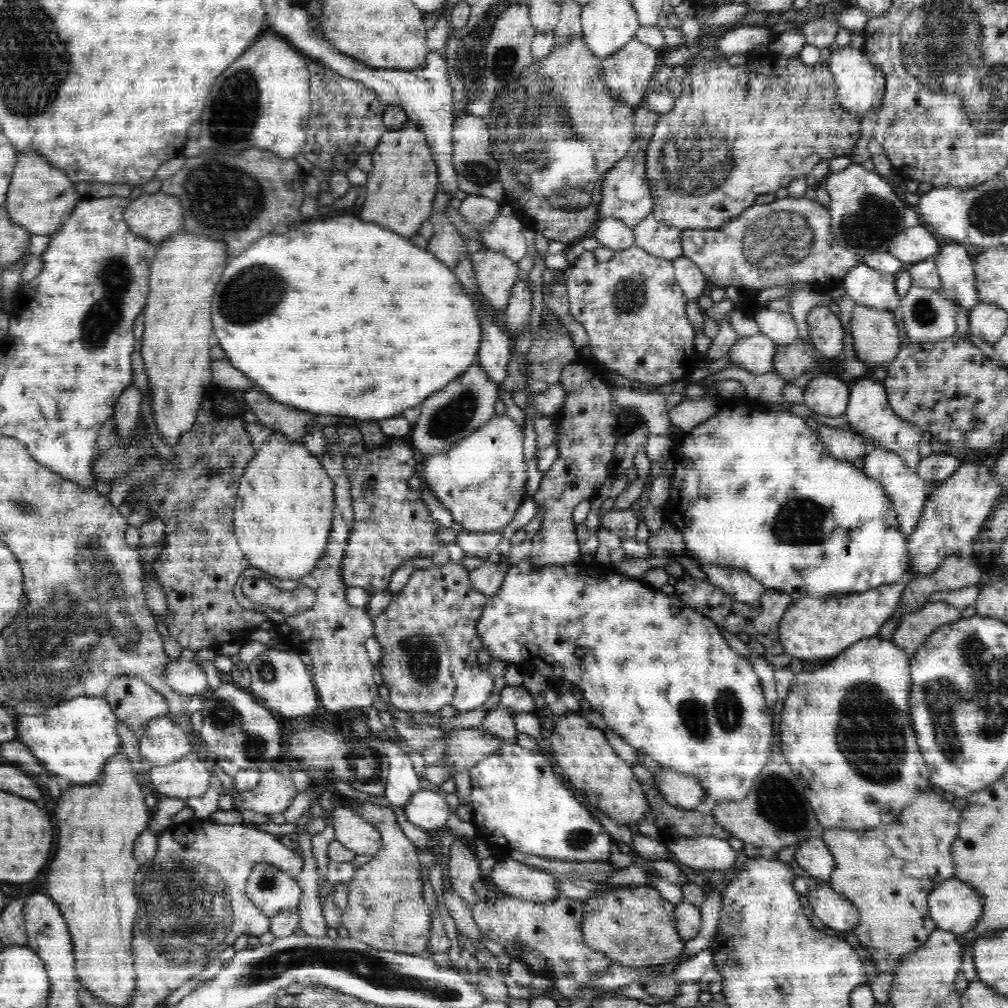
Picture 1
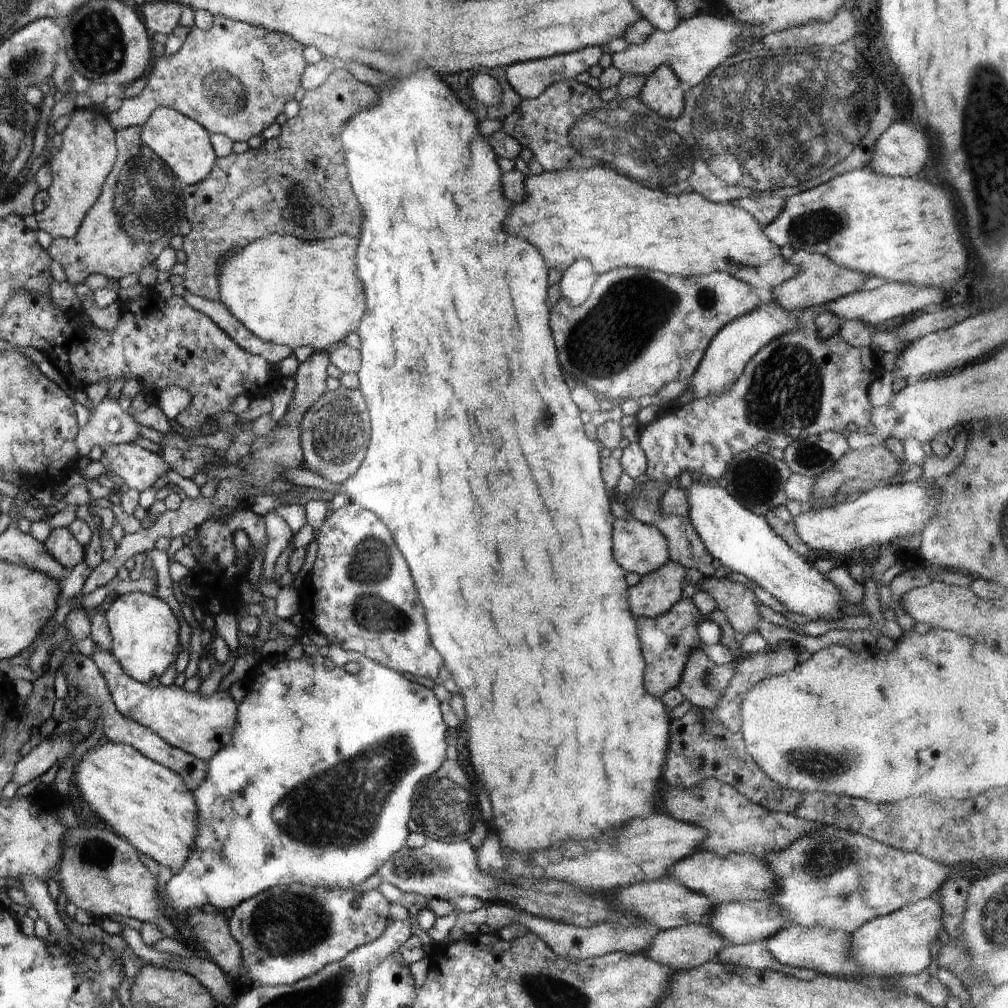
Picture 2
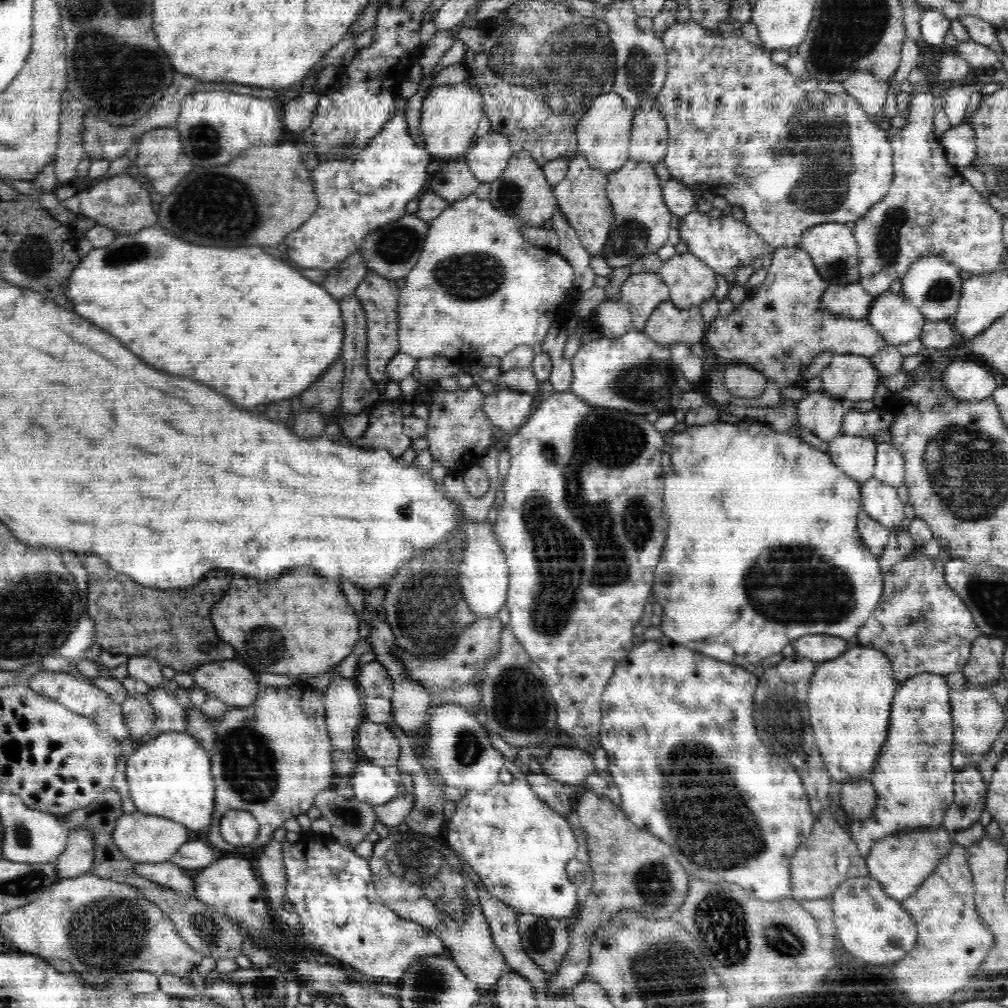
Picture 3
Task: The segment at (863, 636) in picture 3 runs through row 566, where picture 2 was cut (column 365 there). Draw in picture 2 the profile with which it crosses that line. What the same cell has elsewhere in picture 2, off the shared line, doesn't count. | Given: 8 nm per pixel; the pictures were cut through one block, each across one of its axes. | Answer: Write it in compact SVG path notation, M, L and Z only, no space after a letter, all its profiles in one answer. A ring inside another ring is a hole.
M288 884L276 886L240 903L228 921L230 932L241 948L241 974L245 975L246 984L276 986L311 977L327 964L342 960L359 946L375 941L393 920L390 918L390 902L378 889L358 895L353 889L326 890L304 884Z

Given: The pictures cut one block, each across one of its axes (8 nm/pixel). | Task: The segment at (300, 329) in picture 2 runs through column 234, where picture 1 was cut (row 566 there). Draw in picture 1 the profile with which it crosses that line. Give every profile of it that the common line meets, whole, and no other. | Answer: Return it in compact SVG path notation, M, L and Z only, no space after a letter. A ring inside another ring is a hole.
M275 432L256 450L240 480L233 522L239 547L250 567L263 570L278 580L298 581L308 576L324 556L332 530L335 484L320 462L303 443L290 440L284 433Z

